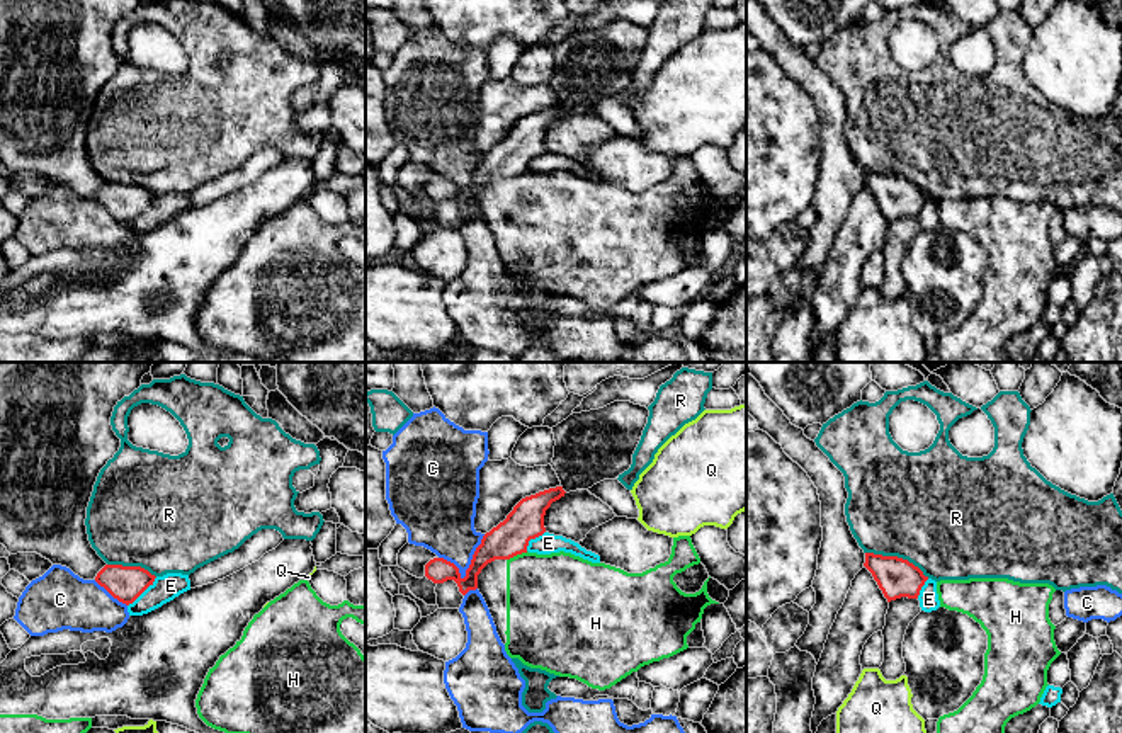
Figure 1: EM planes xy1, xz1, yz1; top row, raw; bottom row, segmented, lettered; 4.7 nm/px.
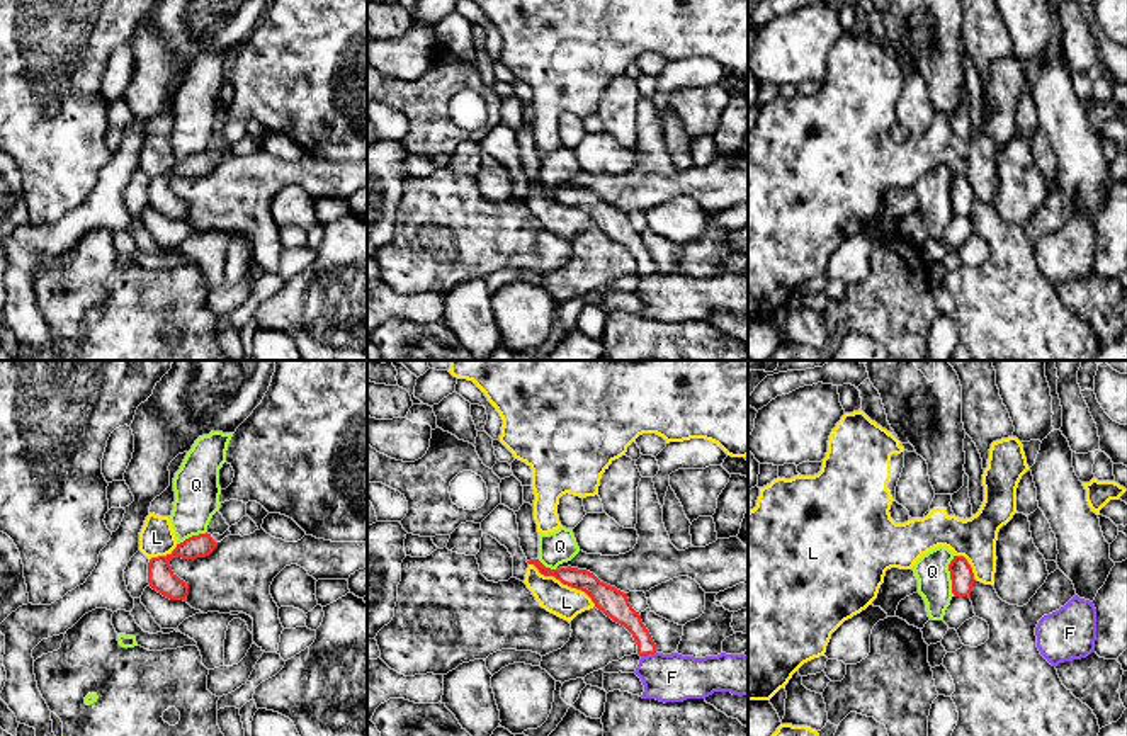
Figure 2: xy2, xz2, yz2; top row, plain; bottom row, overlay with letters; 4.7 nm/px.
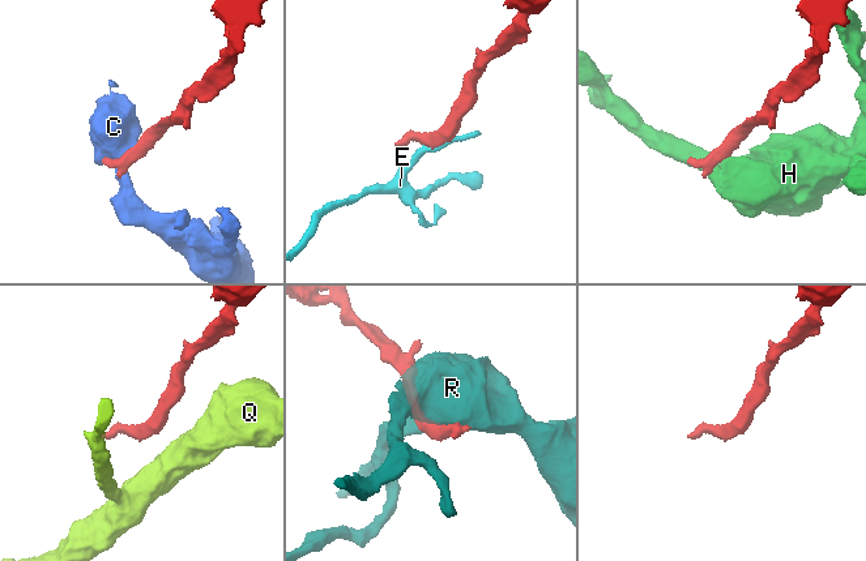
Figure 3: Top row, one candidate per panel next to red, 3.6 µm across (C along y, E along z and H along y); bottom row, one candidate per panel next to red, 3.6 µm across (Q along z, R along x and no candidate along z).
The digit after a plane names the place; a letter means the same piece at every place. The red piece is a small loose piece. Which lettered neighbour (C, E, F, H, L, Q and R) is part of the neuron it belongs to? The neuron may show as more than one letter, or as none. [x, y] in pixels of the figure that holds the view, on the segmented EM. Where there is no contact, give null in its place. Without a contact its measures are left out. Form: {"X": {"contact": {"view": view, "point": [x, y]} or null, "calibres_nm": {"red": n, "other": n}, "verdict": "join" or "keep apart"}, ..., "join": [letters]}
{"C": {"contact": {"view": "xz1", "point": [466, 570]}, "calibres_nm": {"red": 170, "other": 280}, "verdict": "keep apart"}, "E": {"contact": {"view": "xy1", "point": [141, 592]}, "calibres_nm": {"red": 170, "other": 120}, "verdict": "keep apart"}, "F": {"contact": {"view": "xz2", "point": [648, 653]}, "calibres_nm": {"red": 120, "other": 220}, "verdict": "keep apart"}, "H": {"contact": {"view": "xz1", "point": [517, 553]}, "calibres_nm": {"red": 170, "other": 400}, "verdict": "join"}, "L": {"contact": {"view": "xz2", "point": [563, 583]}, "calibres_nm": {"red": 140, "other": 150}, "verdict": "keep apart"}, "Q": {"contact": {"view": "yz2", "point": [951, 575]}, "calibres_nm": {"red": 110, "other": 160}, "verdict": "keep apart"}, "R": {"contact": {"view": "yz1", "point": [896, 556]}, "calibres_nm": {"red": 190, "other": 500}, "verdict": "keep apart"}, "join": ["H"]}

